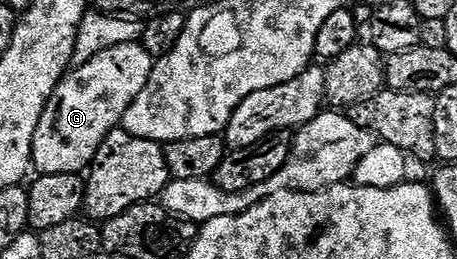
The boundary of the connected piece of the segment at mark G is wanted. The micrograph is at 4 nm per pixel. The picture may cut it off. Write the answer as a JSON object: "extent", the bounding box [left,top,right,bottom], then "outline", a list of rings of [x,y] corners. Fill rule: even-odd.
{"extent":[32,41,154,175],"outline":[[[136,41],[105,49],[66,73],[47,101],[43,117],[39,117],[33,138],[32,170],[41,175],[84,172],[107,133],[115,130],[143,85],[147,85],[154,62],[153,56]]]}

